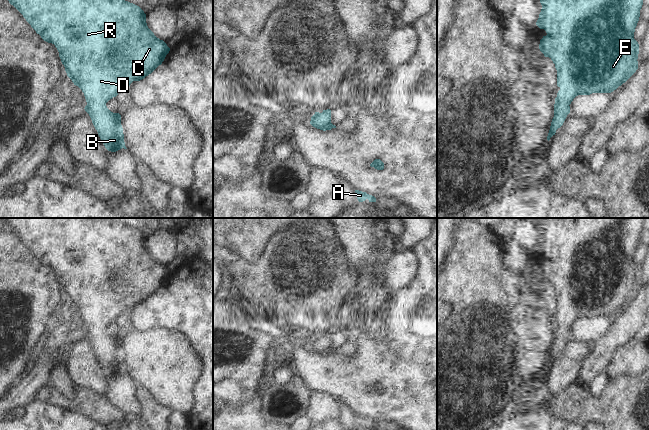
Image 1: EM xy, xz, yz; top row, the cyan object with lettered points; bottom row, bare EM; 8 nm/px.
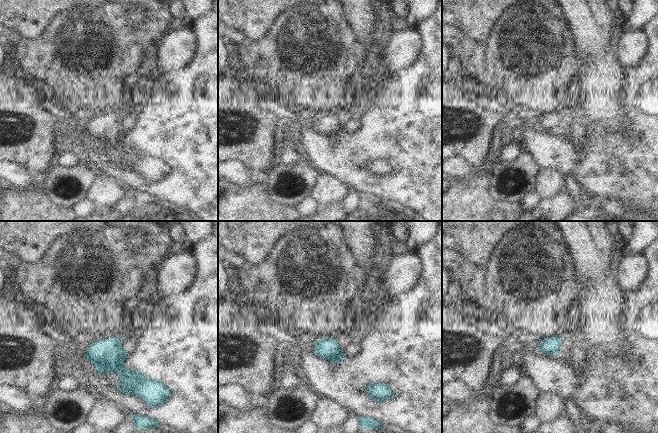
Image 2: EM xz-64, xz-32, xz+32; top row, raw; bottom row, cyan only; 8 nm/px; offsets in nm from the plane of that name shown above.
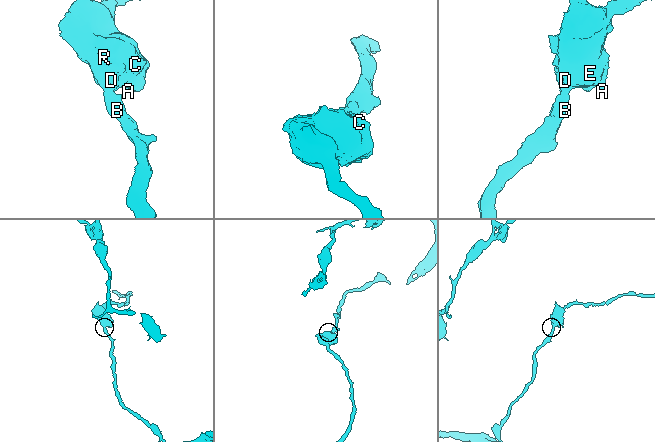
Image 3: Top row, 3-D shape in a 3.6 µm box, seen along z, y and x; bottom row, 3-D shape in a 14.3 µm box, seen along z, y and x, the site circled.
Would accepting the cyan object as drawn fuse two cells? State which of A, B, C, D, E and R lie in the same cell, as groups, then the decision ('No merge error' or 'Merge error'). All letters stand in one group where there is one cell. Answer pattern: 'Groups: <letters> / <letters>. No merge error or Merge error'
Groups: A B C D E R. No merge error

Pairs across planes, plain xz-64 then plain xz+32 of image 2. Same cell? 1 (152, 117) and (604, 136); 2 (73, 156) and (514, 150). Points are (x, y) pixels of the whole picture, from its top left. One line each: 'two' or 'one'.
1: one
2: one

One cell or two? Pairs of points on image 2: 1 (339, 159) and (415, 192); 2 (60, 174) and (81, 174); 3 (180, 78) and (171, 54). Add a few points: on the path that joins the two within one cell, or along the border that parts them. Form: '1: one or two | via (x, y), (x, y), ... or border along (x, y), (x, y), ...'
1: one | via (358, 176), (375, 186), (396, 190)
2: one | via (65, 174), (76, 174)
3: two | border along (195, 55), (185, 67), (161, 73)

